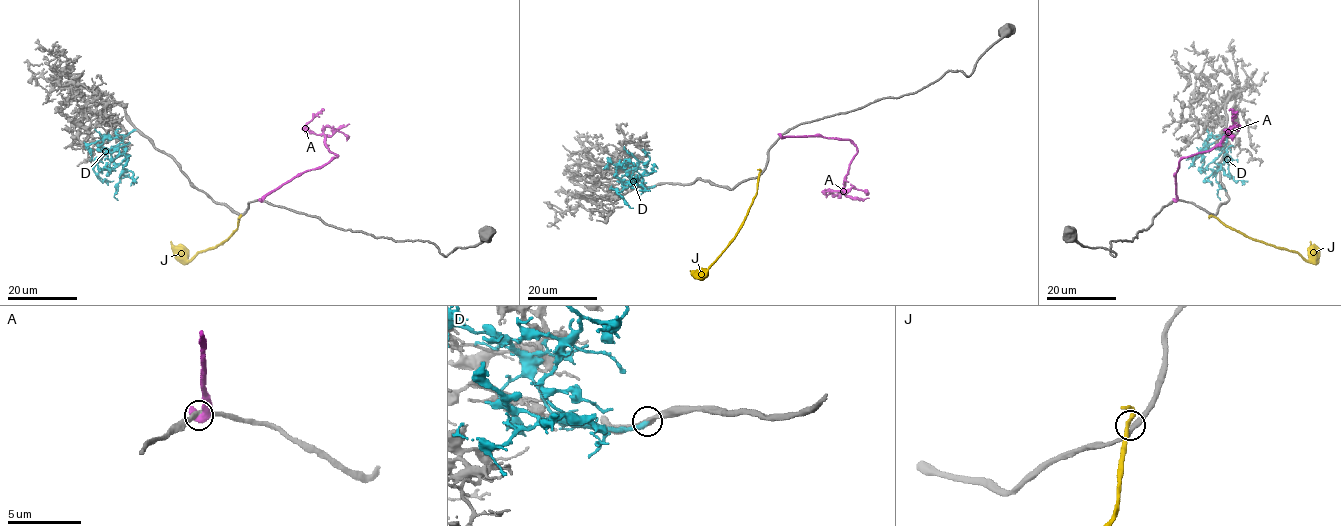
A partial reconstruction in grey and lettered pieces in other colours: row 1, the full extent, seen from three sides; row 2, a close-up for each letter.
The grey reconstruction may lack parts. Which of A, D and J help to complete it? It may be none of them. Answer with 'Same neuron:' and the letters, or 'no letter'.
Same neuron: D

